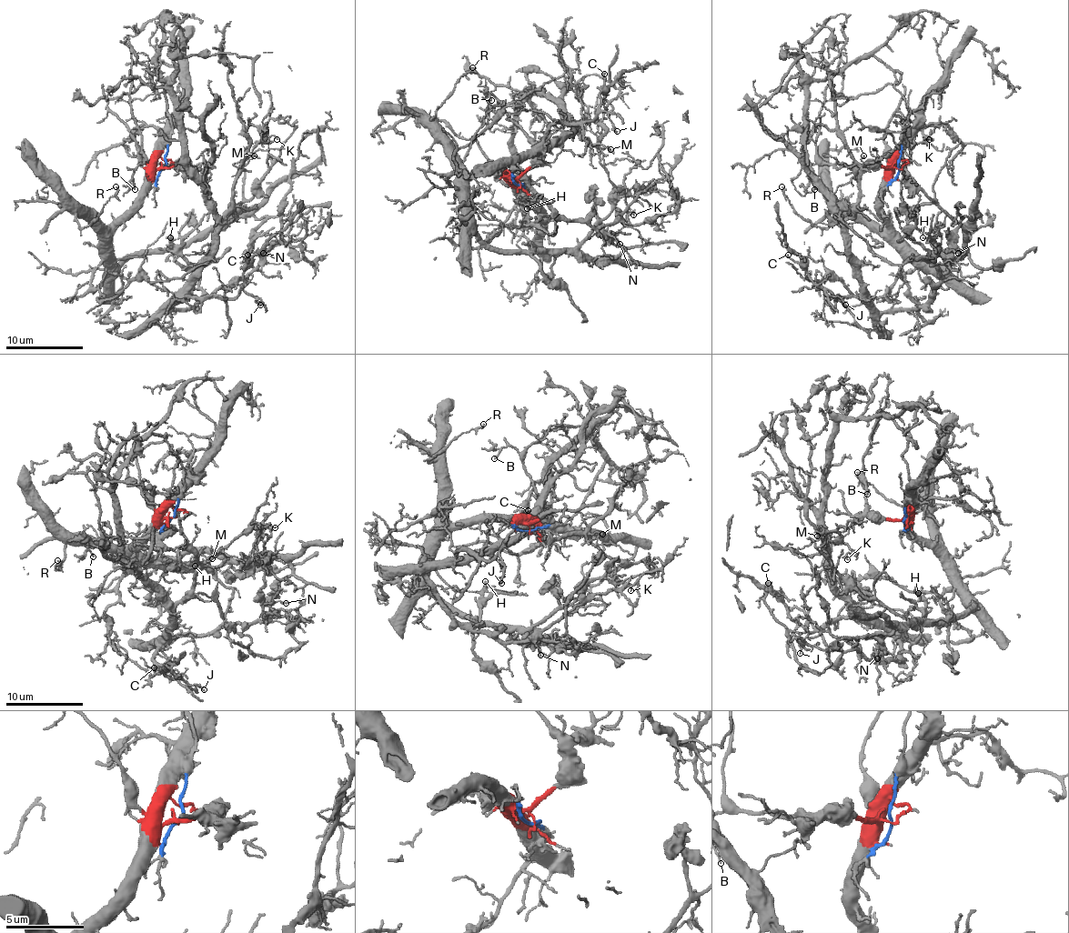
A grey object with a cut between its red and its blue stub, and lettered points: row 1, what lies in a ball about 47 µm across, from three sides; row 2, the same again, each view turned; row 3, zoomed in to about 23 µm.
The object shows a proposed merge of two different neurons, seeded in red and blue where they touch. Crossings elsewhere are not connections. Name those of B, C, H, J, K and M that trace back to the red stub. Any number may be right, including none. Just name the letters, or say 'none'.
B

